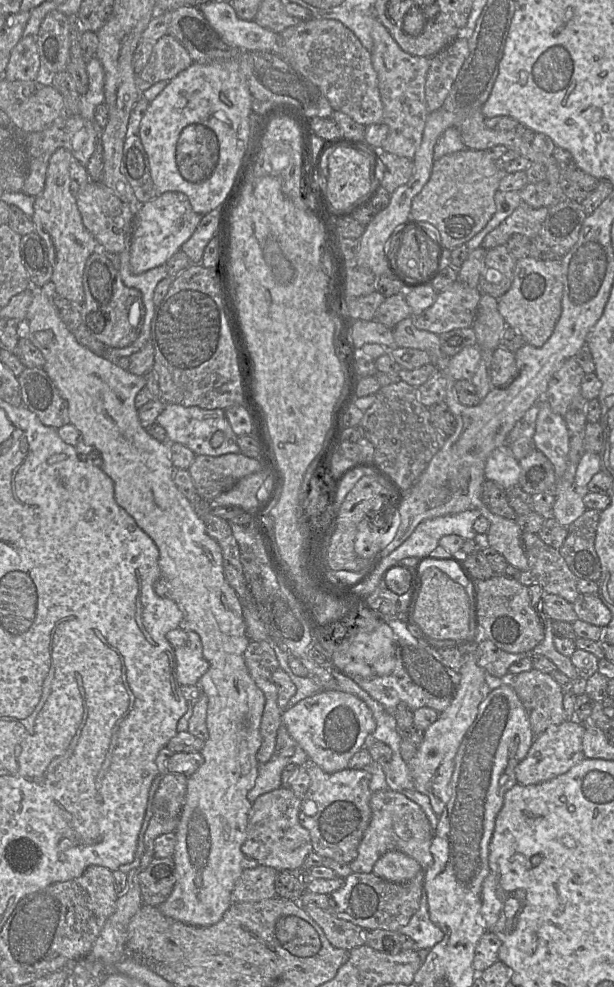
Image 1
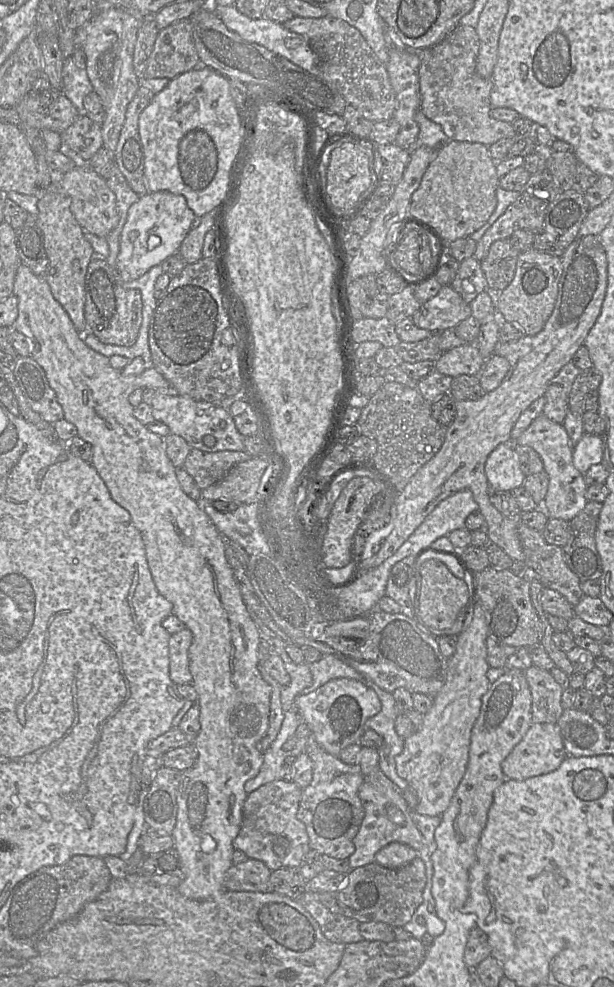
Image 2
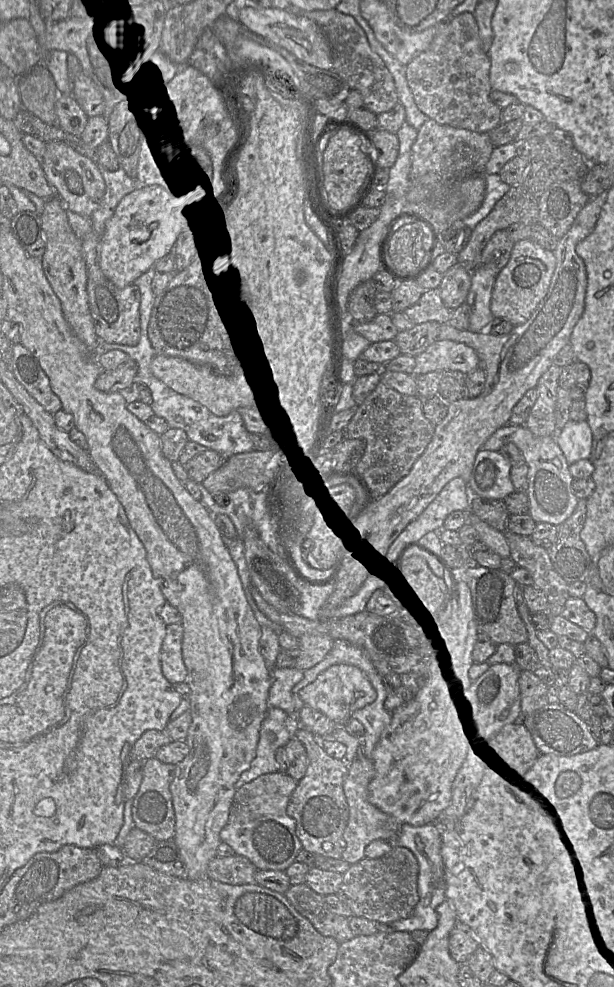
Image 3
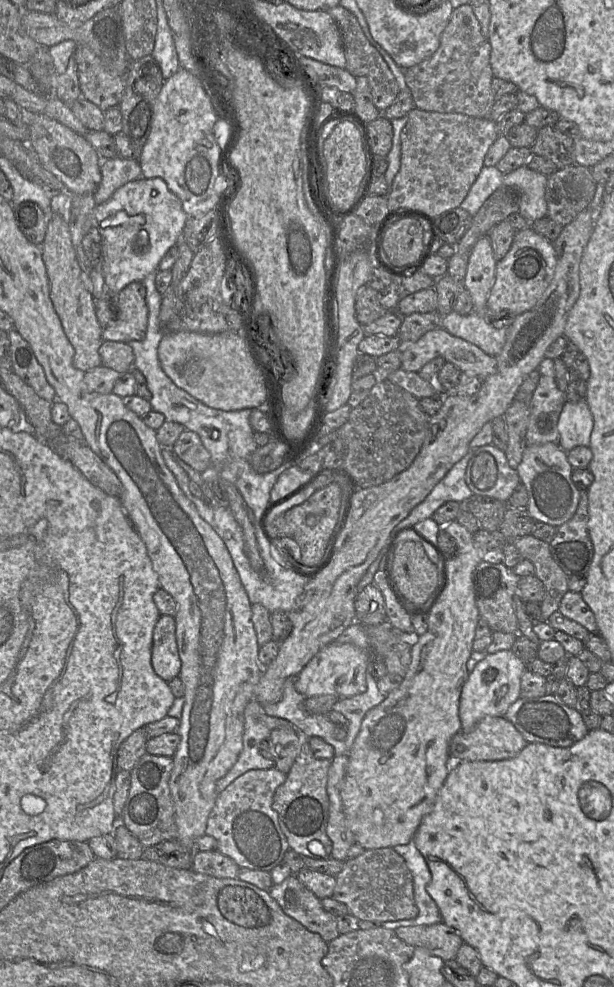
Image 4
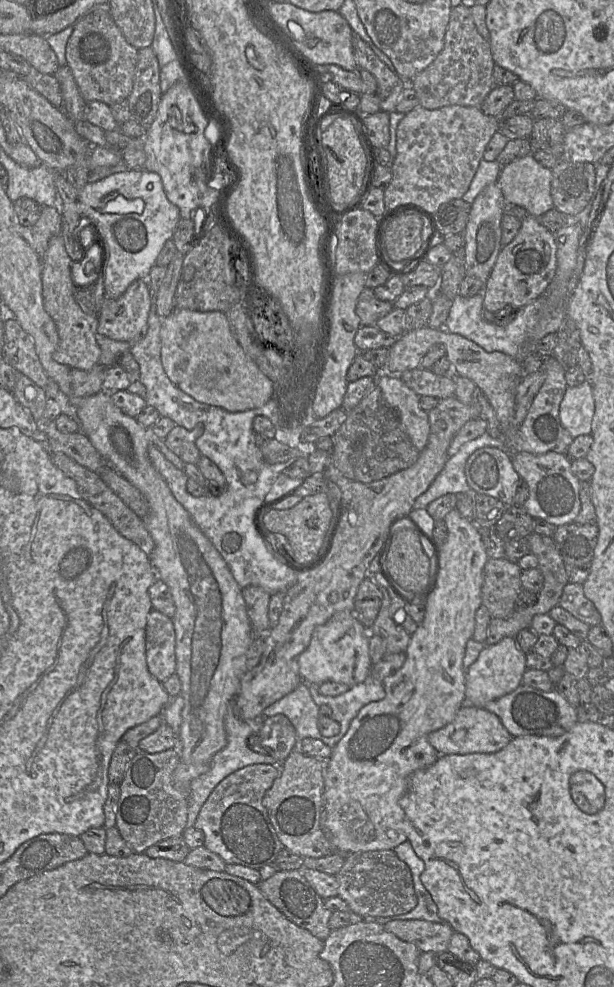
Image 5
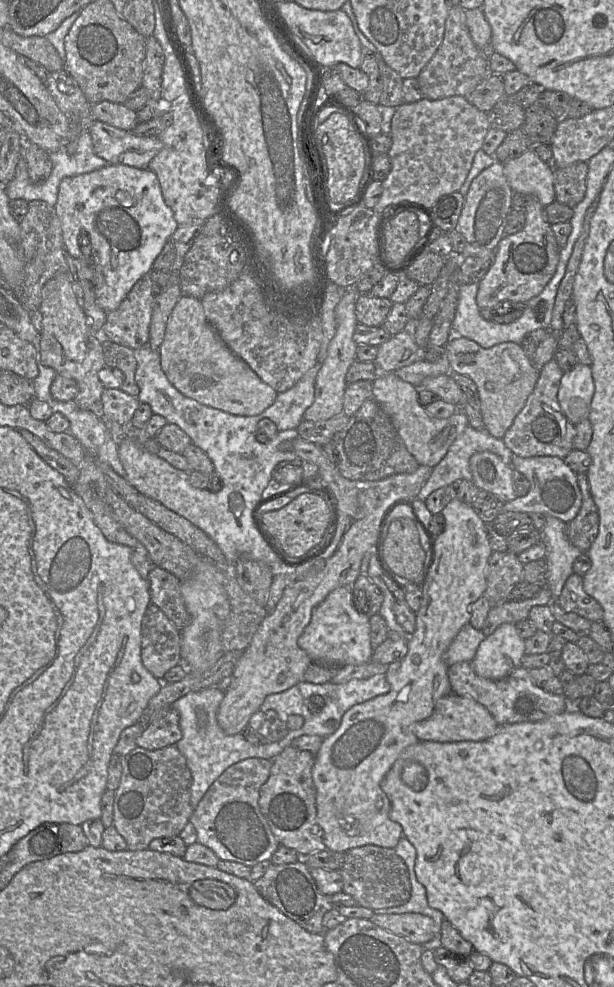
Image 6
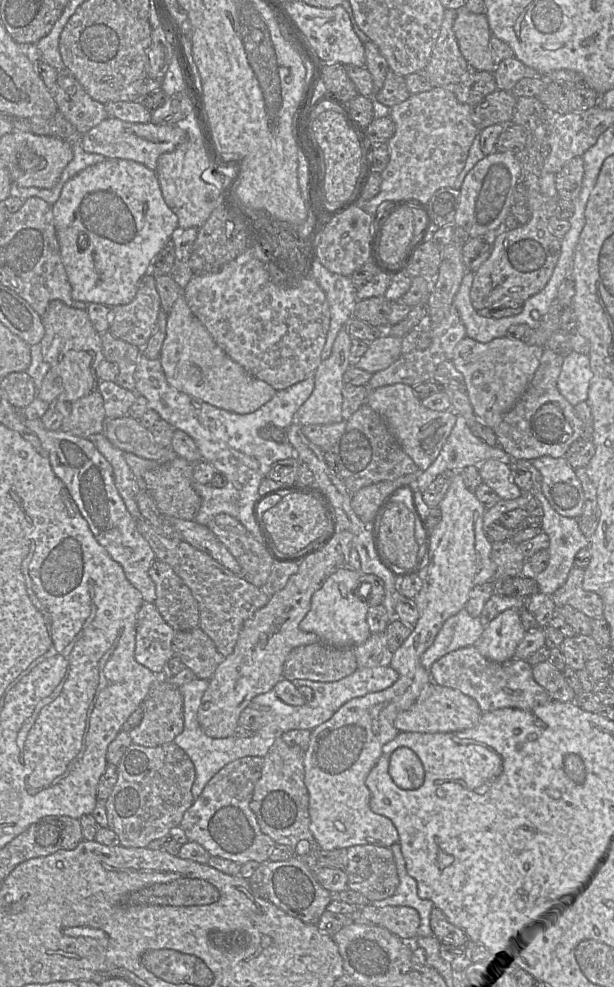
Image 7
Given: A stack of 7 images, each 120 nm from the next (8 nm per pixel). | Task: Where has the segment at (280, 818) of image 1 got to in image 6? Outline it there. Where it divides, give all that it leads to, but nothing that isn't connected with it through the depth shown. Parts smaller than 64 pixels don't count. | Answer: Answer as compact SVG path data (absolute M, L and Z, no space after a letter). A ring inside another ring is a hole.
M248 758L227 768L209 787L190 817L197 833L197 842L208 847L223 861L237 862L252 868L263 861L270 861L279 847L259 807L260 789L270 776L272 760Z

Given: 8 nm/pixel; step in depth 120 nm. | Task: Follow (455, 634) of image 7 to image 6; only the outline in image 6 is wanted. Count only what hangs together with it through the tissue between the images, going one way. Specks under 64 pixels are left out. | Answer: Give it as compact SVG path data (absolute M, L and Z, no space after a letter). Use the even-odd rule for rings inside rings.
M470 623L464 625L444 653L444 662L448 666L457 662L471 662L478 646L485 638L486 636L482 630L473 628Z

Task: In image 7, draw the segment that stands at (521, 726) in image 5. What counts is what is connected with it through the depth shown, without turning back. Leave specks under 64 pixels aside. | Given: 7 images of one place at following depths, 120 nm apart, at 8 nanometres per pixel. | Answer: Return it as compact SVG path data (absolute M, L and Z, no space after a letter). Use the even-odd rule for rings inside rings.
M474 646L463 647L444 655L435 661L429 669L432 681L438 685L450 687L461 691L473 698L482 712L500 708L533 709L548 704L551 699L548 692L540 686L533 677L532 666L524 659L512 658L506 662L498 663L485 658Z

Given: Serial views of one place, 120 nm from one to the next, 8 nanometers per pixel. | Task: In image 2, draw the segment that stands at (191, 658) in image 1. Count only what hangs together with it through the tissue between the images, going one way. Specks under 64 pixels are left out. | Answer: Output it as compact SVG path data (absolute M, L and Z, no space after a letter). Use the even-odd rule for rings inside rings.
M187 627L169 639L169 675L177 686L192 684L189 670L188 650L193 640L193 633Z

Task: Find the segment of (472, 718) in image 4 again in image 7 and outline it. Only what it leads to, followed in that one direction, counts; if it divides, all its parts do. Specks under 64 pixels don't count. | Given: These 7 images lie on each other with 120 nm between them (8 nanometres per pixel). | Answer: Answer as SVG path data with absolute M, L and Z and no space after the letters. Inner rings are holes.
M507 609L484 628L475 647L485 658L498 663L514 658L515 650L527 632L521 624L520 612Z

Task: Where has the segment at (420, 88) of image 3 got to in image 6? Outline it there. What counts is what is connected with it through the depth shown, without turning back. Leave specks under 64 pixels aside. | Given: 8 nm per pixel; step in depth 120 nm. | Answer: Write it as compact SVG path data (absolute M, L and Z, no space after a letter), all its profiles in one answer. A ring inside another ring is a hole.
M449 4L443 41L429 62L417 76L423 98L430 100L470 94L475 87L491 74L489 50L482 50L473 42L467 24L465 9Z

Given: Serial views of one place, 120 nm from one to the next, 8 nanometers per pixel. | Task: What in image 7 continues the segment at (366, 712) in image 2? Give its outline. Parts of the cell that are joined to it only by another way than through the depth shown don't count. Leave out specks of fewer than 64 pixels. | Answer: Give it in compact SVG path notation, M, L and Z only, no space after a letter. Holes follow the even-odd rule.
M341 568L329 575L311 599L311 608L299 627L303 632L314 633L320 642L332 647L351 647L364 643L371 635L367 623L368 604L361 600L354 589L361 572Z

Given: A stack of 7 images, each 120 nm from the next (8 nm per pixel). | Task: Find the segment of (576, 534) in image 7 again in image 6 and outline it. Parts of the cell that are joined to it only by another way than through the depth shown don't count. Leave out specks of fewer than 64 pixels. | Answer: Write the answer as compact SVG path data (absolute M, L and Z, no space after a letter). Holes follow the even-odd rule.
M545 516L542 540L546 546L547 576L545 586L554 599L562 593L567 579L572 575L575 560L583 553L570 543L566 535L566 523L560 519Z

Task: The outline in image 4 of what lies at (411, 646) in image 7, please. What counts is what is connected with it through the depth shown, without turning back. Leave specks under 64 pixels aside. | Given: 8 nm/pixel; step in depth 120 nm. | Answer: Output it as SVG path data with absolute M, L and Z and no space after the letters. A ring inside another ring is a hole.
M457 520L447 523L443 528L456 542L456 553L445 559L445 567L447 572L446 586L428 612L428 630L425 634L419 636L418 641L411 647L411 662L408 671L403 677L403 680L398 688L391 691L387 697L377 706L370 709L364 716L359 733L350 749L348 755L348 763L346 773L341 783L341 801L343 813L345 815L347 825L354 834L356 843L364 849L377 849L395 847L396 845L407 844L412 840L412 837L418 829L422 819L431 812L437 794L443 786L448 772L451 767L451 759L449 754L449 744L452 737L461 731L461 720L459 716L459 704L462 687L466 683L469 672L467 670L467 661L473 651L473 641L475 637L476 626L480 618L479 610L476 605L475 589L473 584L473 572L477 565L482 561L480 552L474 544L473 534L470 533L464 526L458 523Z

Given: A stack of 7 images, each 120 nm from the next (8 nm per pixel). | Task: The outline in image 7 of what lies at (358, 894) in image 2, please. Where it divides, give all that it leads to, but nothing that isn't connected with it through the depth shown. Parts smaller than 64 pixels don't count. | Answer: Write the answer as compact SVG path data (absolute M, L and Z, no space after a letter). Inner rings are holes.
M372 844L347 848L345 872L348 889L360 892L370 903L392 896L398 885L396 861L390 847Z

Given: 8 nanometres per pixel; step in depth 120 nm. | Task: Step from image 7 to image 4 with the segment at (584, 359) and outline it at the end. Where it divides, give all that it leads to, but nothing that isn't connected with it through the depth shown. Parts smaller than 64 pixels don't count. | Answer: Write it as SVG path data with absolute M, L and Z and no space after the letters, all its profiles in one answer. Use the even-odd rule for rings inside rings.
M587 400L566 401L558 421L559 446L566 452L577 446L590 446L593 424Z

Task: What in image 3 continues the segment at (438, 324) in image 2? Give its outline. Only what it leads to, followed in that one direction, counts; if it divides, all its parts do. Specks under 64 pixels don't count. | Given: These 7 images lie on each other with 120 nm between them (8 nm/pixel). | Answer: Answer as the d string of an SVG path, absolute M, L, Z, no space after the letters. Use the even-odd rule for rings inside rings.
M438 289L426 290L414 305L404 310L404 314L413 324L429 321L448 323L451 313L452 310L442 302Z

